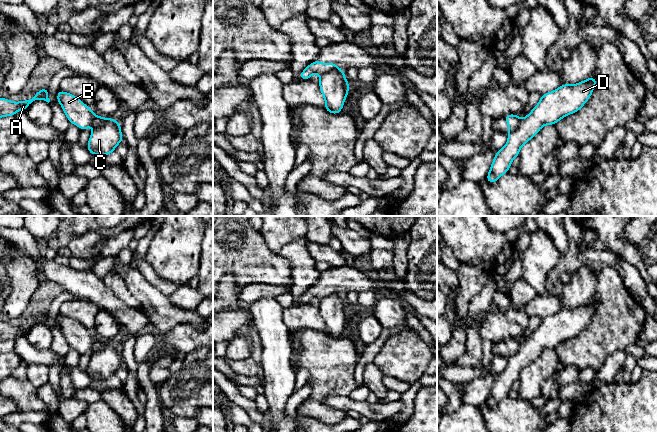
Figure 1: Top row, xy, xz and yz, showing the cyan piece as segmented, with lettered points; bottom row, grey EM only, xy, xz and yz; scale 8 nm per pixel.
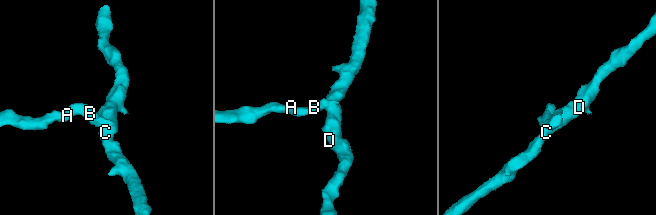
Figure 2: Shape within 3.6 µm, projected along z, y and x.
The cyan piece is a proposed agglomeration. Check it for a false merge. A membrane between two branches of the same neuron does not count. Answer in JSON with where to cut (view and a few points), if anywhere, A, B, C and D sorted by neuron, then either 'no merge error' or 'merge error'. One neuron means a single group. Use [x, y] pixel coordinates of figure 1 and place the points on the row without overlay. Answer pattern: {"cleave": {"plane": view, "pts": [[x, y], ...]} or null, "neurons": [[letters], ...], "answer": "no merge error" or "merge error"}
{"cleave": {"plane": "xz", "pts": [[337, 290], [331, 290], [320, 298]]}, "neurons": [["A", "B"], ["C", "D"]], "answer": "merge error"}

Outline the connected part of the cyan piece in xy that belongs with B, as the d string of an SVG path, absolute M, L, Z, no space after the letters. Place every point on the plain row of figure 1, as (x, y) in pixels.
M61 313L57 317L57 325L60 327L70 348L77 349L80 354L87 353L90 349L94 353L103 344L103 341L96 340L93 334L85 329L78 321L66 317Z

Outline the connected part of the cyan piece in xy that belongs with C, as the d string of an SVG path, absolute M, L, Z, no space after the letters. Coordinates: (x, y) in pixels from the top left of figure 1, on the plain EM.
M103 342L93 353L87 368L87 374L93 379L106 380L115 375L116 370L123 366L121 351L118 344Z

